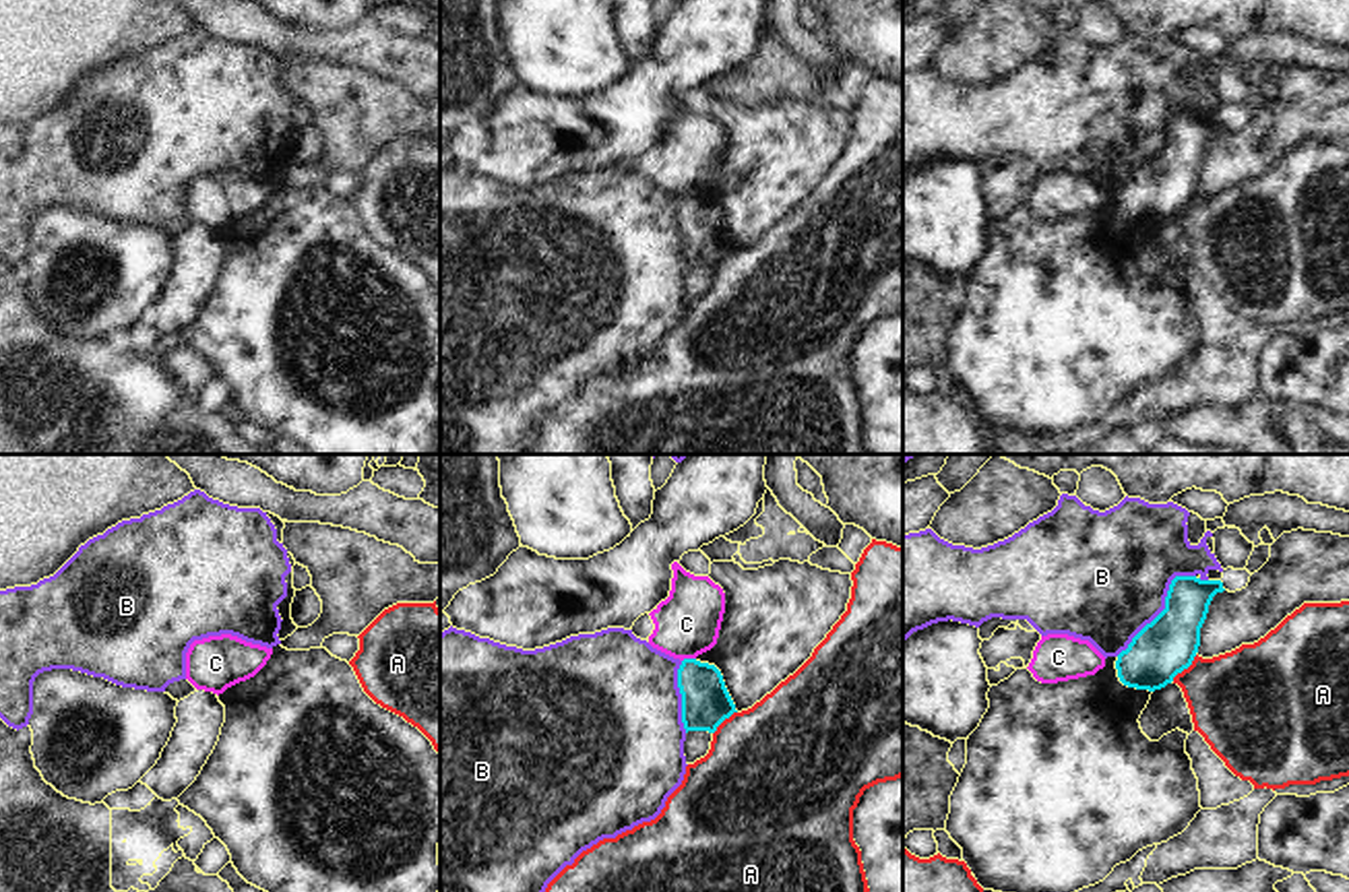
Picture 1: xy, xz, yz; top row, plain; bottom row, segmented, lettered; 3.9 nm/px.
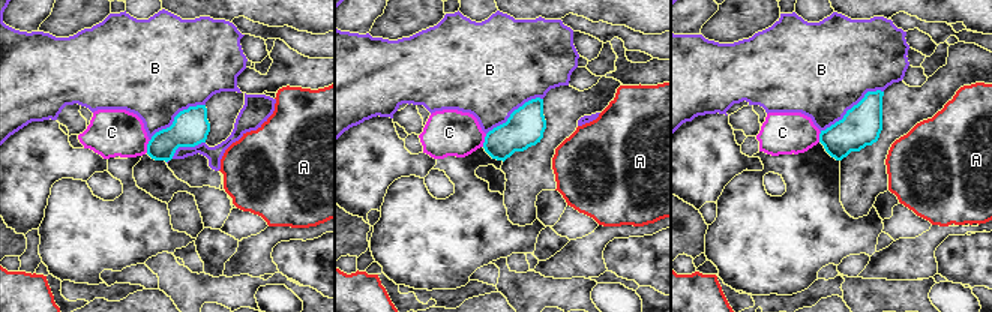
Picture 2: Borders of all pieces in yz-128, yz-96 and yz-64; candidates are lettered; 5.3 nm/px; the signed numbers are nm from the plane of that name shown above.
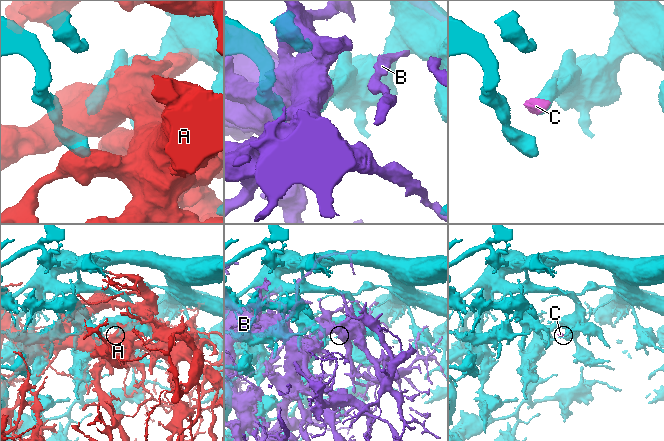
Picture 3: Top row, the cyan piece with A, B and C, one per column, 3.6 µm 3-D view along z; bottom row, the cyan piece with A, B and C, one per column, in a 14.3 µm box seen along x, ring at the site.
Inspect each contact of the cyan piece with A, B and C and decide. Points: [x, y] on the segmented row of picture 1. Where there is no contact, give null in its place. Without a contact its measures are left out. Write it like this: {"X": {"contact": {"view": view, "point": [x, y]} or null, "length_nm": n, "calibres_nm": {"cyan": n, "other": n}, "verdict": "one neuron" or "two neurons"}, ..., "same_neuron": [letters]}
{"A": {"contact": {"view": "yz", "point": [1184, 667]}, "length_nm": 140, "calibres_nm": {"cyan": 220, "other": 380}, "verdict": "two neurons"}, "B": {"contact": {"view": "yz", "point": [1166, 608]}, "length_nm": 440, "calibres_nm": {"cyan": 220, "other": 460}, "verdict": "two neurons"}, "C": {"contact": {"view": "xz", "point": [688, 659]}, "length_nm": 60, "calibres_nm": {"cyan": 190, "other": 260}, "verdict": "two neurons"}, "same_neuron": []}

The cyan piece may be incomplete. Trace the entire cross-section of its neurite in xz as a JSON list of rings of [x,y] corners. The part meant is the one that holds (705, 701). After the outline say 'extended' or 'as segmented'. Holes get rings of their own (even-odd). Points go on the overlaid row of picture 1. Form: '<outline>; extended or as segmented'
[[[684,659],[678,669],[678,688],[682,694],[682,723],[686,733],[715,733],[725,719],[738,712],[723,675],[715,665]]]; as segmented

